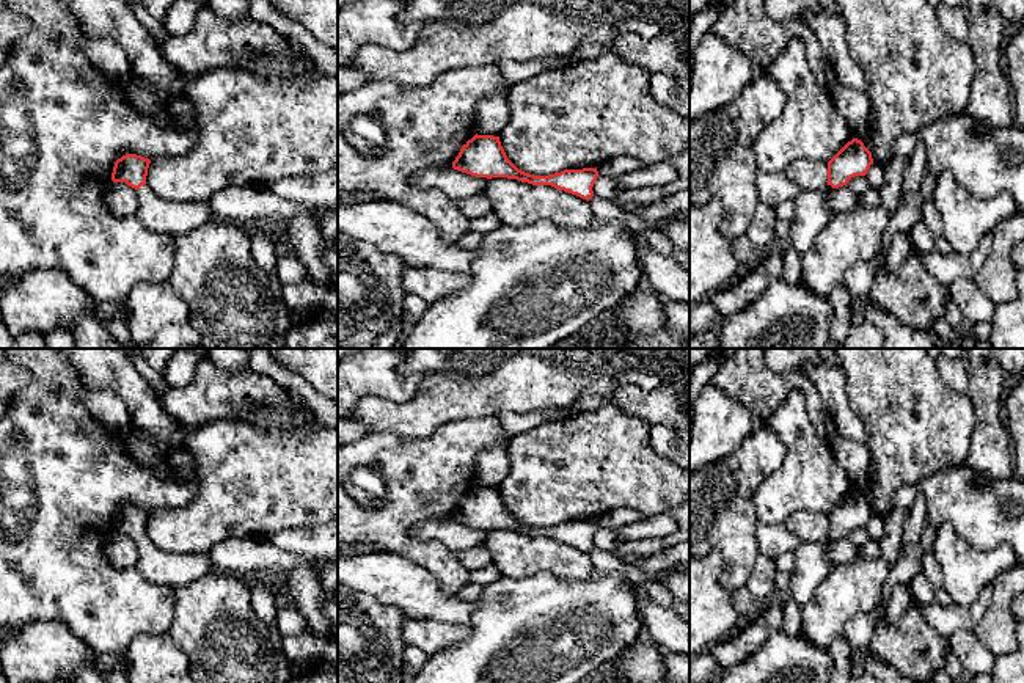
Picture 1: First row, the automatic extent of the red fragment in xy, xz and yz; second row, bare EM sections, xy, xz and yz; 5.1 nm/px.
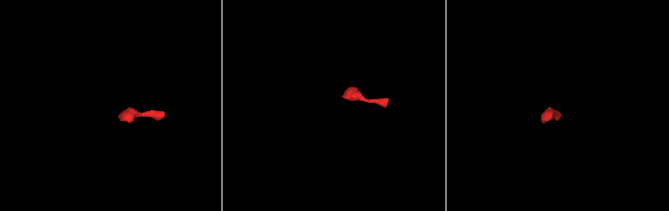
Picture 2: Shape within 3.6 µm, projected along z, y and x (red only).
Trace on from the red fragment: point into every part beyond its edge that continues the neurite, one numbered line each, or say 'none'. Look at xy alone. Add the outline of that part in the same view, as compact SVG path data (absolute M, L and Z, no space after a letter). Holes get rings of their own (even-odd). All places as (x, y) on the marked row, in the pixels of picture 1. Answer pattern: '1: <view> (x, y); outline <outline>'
1: xy (160, 215); outline M148 184L138 190L135 217L151 231L171 237L190 232L212 220L207 203L174 203L157 196Z

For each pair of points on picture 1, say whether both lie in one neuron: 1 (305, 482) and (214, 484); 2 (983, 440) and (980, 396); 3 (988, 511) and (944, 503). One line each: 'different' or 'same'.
1: same
2: same
3: same

